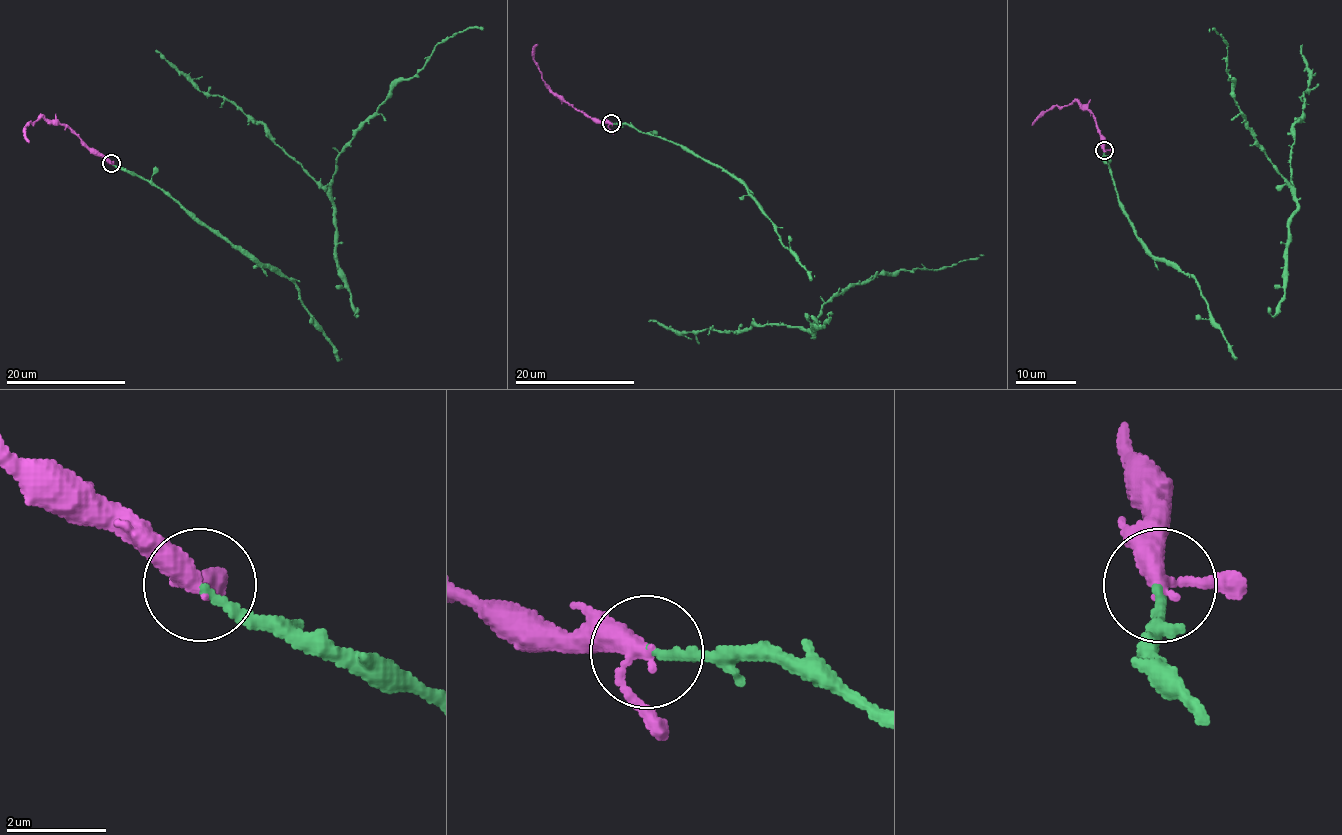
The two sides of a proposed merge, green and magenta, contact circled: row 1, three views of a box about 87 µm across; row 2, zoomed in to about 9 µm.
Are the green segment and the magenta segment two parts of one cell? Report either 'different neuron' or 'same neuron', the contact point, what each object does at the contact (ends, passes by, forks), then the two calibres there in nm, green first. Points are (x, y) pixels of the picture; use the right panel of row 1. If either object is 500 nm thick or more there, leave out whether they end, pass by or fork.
same neuron | (1104, 150) | green ends | magenta passes by | 180/320 nm

